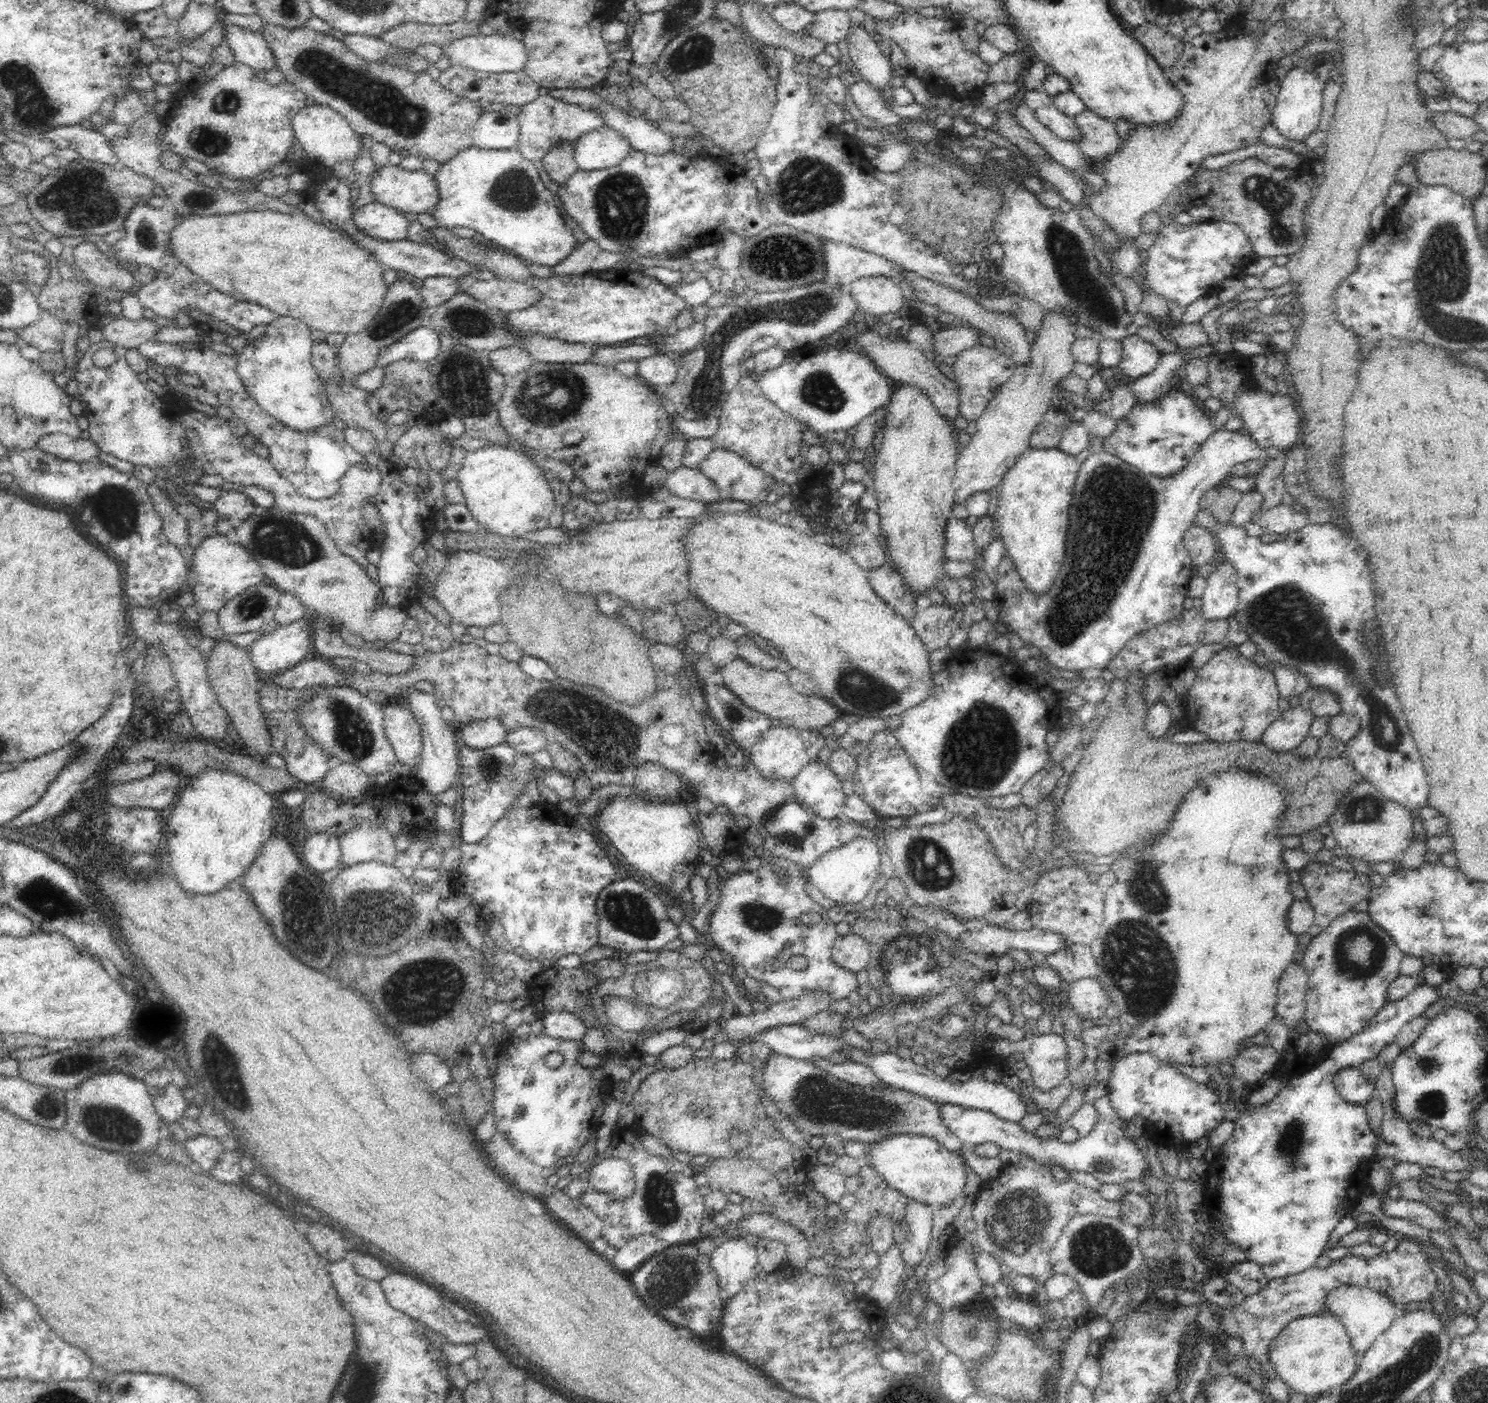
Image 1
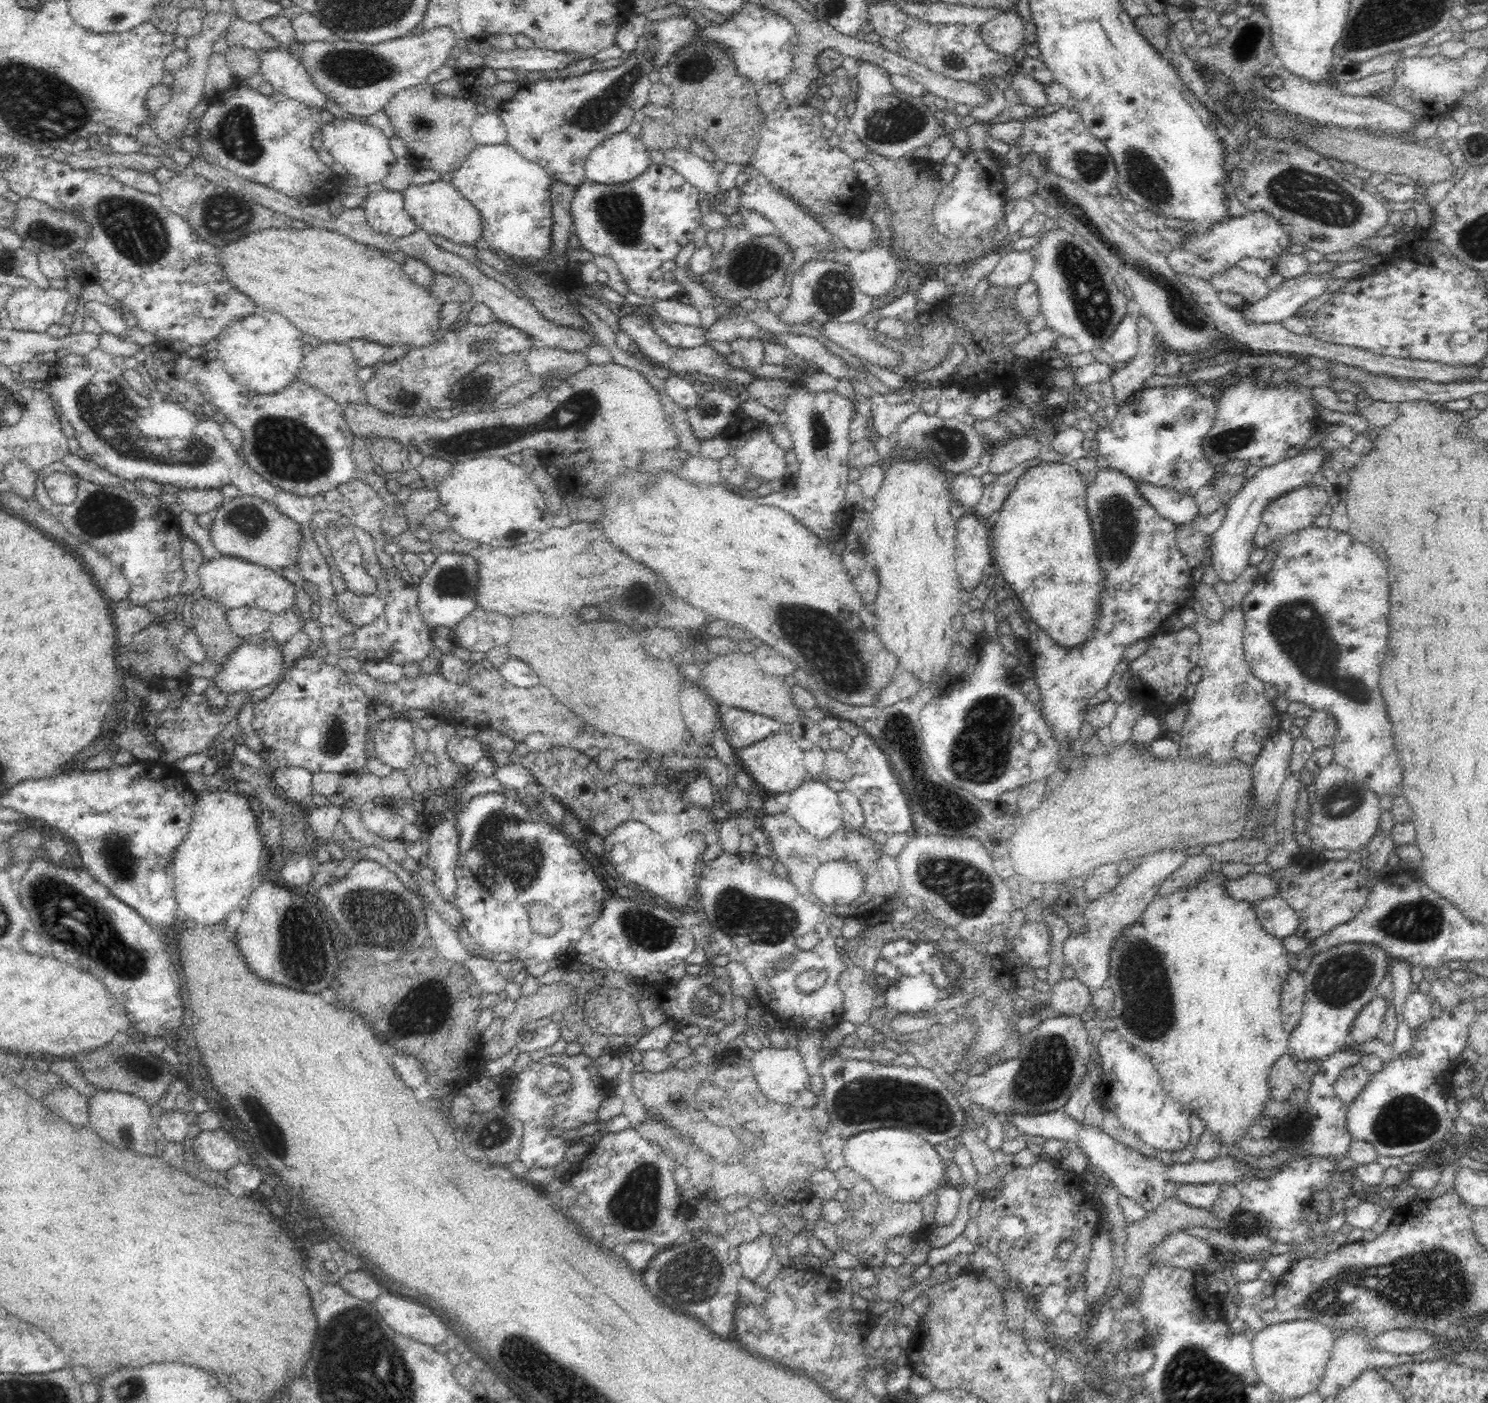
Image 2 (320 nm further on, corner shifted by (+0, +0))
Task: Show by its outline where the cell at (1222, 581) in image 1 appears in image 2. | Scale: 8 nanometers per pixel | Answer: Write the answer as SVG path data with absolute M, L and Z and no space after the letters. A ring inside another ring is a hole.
M1318 445L1308 450L1304 449L1296 456L1283 460L1277 465L1262 467L1253 478L1247 480L1240 492L1228 501L1220 528L1209 536L1211 564L1219 580L1234 582L1244 572L1248 566L1250 550L1253 548L1253 538L1266 505L1292 489L1310 484L1314 476L1324 467L1326 456L1328 453L1324 453L1324 449Z

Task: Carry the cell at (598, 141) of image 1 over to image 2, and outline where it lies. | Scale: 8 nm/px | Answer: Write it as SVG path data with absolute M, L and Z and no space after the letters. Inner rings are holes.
M628 131L606 138L586 156L586 180L602 184L624 184L638 178L650 164L650 153L638 136Z

